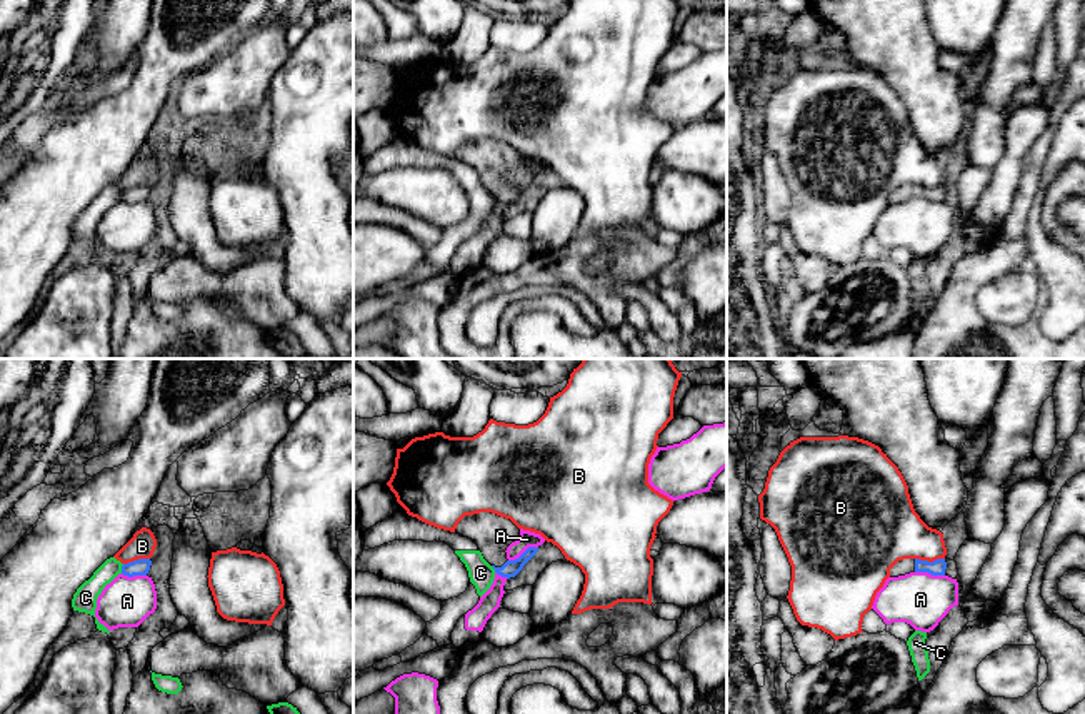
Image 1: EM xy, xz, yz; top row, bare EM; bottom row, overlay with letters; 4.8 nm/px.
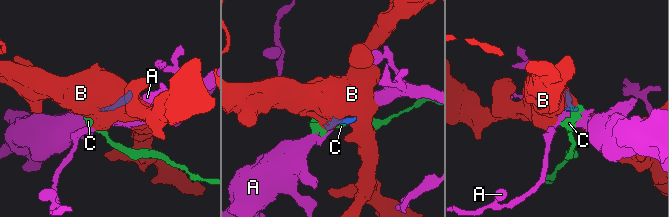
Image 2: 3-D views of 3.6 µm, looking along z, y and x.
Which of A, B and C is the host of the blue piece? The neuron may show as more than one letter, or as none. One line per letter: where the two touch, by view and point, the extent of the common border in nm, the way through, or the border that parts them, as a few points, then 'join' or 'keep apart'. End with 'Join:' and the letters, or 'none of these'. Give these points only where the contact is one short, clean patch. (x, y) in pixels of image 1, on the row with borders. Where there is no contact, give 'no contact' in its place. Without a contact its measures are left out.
A: contact xz (524, 553); length 160 nm; border xz (537, 546), (529, 546), (509, 561); keep apart
B: contact yz (930, 563); length 140 nm; keep apart
C: contact xy (122, 569); length 50 nm; border xy (124, 564), (120, 573); keep apart
Join: none of these

